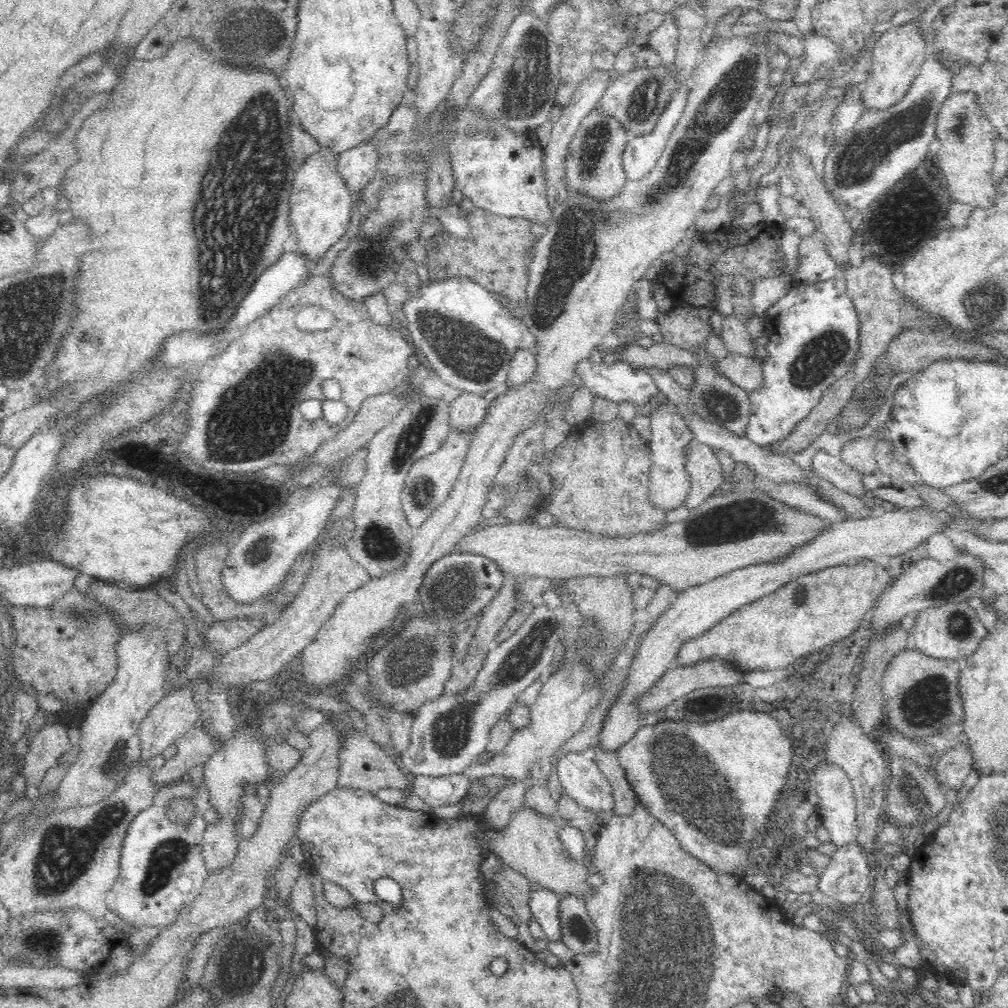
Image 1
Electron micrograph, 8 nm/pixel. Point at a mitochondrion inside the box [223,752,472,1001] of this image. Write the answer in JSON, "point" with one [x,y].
{"point":[244,968]}

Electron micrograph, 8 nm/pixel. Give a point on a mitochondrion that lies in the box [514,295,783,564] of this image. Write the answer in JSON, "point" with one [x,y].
{"point":[718,405]}

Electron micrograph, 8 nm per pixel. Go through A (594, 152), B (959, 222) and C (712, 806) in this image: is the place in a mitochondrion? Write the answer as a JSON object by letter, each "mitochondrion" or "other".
{"A":"mitochondrion","B":"other","C":"mitochondrion"}

